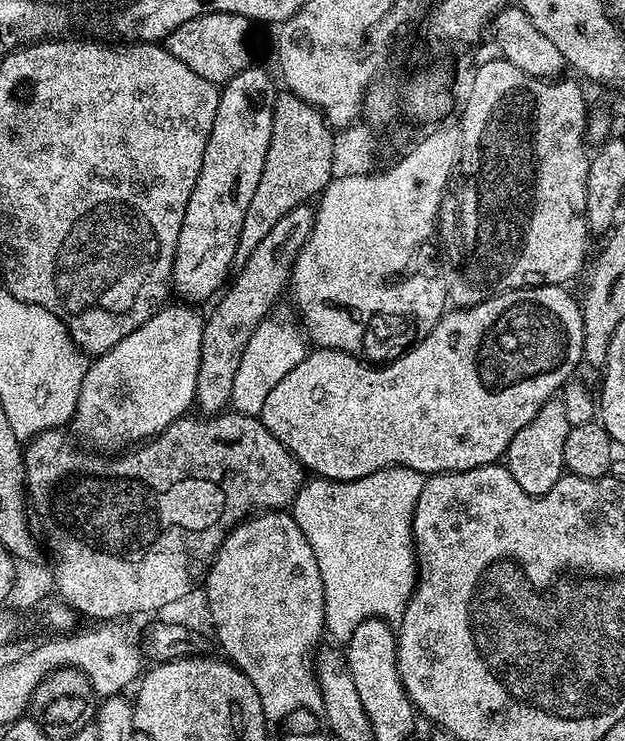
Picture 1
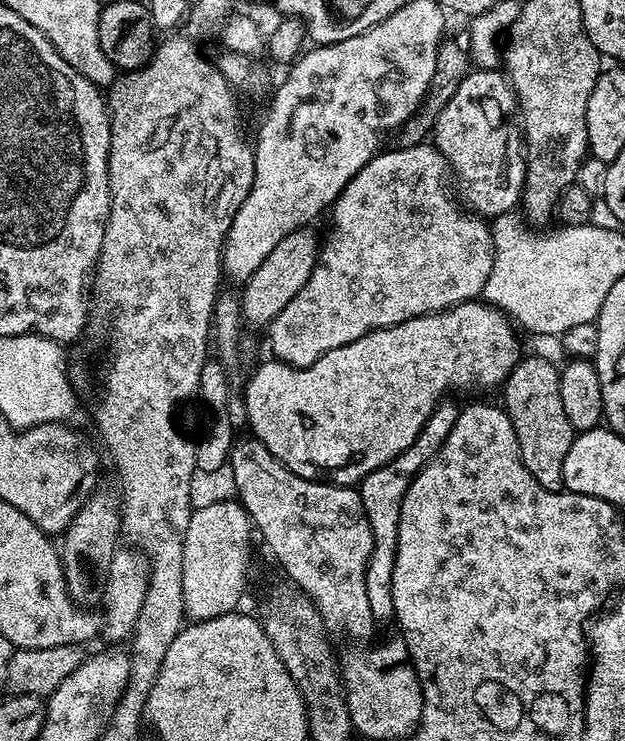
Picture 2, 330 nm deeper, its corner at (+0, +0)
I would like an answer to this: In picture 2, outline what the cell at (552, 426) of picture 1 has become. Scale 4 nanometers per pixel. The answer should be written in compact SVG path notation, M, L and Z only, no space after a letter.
M525 355L514 366L514 370L504 379L502 393L504 401L502 407L508 414L508 422L514 426L514 434L518 438L518 450L526 470L534 474L534 478L546 490L558 492L564 488L562 478L562 462L566 462L566 450L570 450L574 435L570 426L570 418L566 418L566 410L562 410L562 393L558 391L560 385L560 368L552 365L544 356Z

